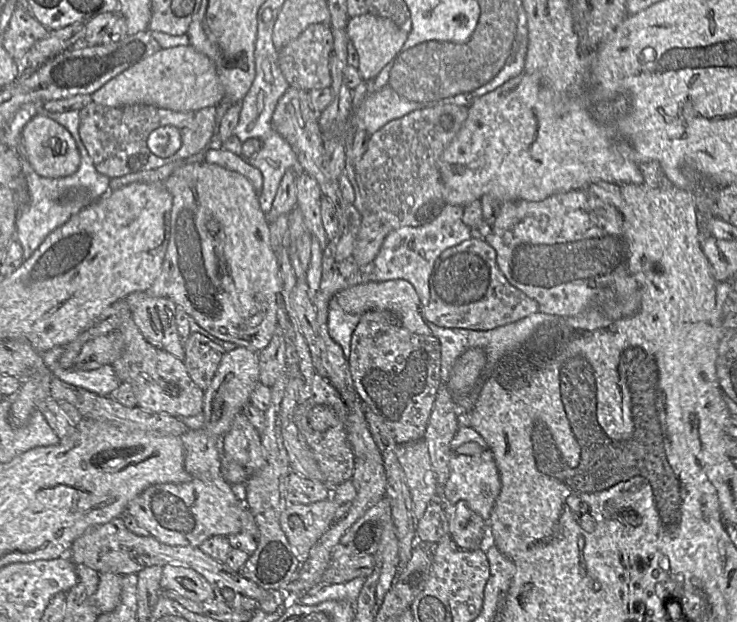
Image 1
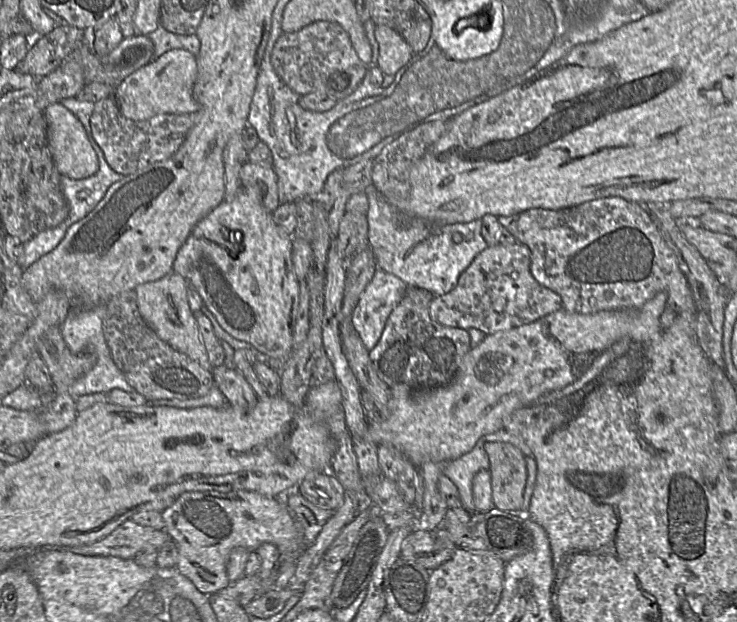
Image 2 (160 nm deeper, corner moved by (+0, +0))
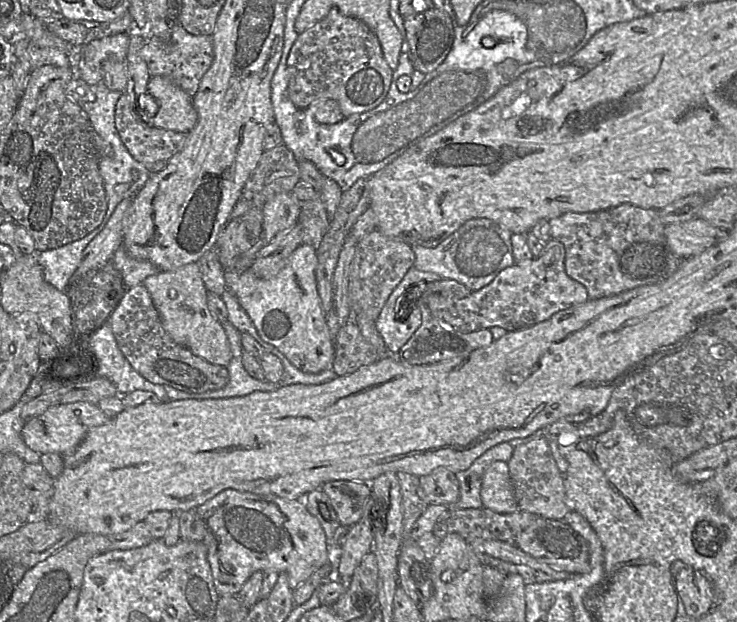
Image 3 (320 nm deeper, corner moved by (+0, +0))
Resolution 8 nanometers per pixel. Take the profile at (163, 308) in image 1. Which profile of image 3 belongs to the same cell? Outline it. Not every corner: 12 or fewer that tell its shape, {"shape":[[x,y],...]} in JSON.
{"shape":[[197,262],[143,284],[175,343],[212,364],[231,358]]}

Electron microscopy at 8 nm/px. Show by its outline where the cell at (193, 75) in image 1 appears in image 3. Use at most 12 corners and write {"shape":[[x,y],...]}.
{"shape":[[171,80],[147,85],[158,105],[148,125],[189,133],[197,122],[192,97]]}

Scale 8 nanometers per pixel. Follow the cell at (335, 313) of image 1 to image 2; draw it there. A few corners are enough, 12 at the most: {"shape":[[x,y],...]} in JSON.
{"shape":[[377,269],[352,324],[370,351],[409,286]]}

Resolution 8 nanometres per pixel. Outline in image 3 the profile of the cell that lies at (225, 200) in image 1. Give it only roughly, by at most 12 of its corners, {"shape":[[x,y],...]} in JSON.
{"shape":[[317,248],[273,278],[225,271],[260,339],[308,373],[334,339],[317,290]]}

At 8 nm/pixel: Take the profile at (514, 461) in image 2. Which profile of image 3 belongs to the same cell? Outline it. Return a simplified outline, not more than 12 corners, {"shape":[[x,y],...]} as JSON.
{"shape":[[547,439],[514,447],[507,464],[519,511],[571,512]]}

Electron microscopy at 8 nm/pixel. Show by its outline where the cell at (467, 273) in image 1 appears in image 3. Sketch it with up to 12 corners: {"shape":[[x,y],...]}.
{"shape":[[565,248],[505,268],[429,308],[461,332],[521,330],[590,299]]}

